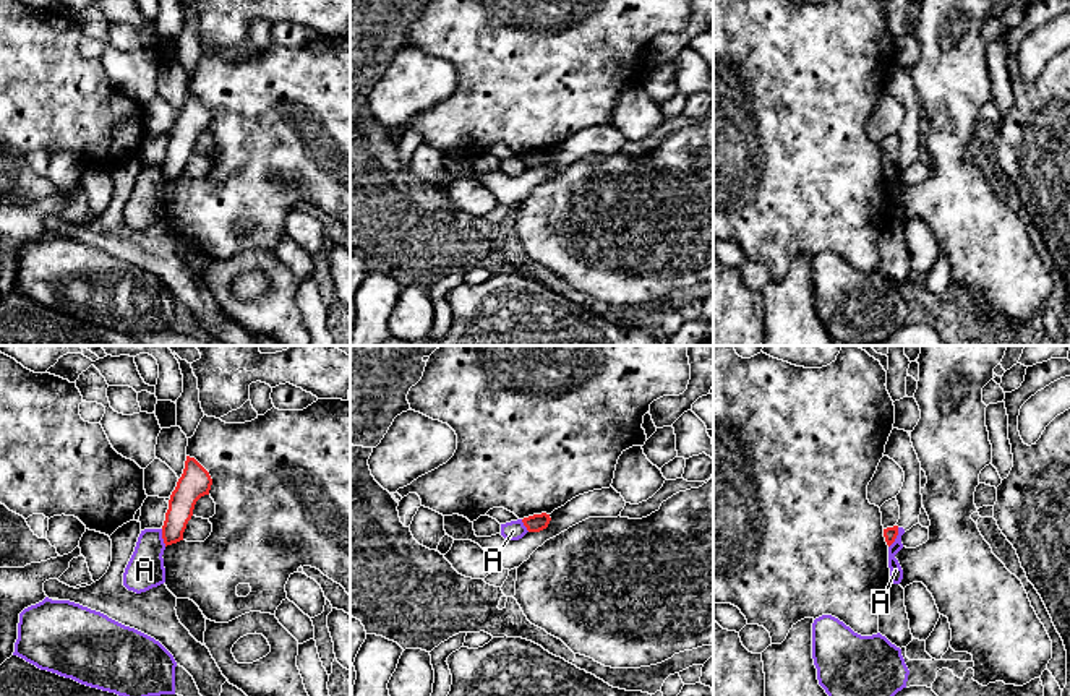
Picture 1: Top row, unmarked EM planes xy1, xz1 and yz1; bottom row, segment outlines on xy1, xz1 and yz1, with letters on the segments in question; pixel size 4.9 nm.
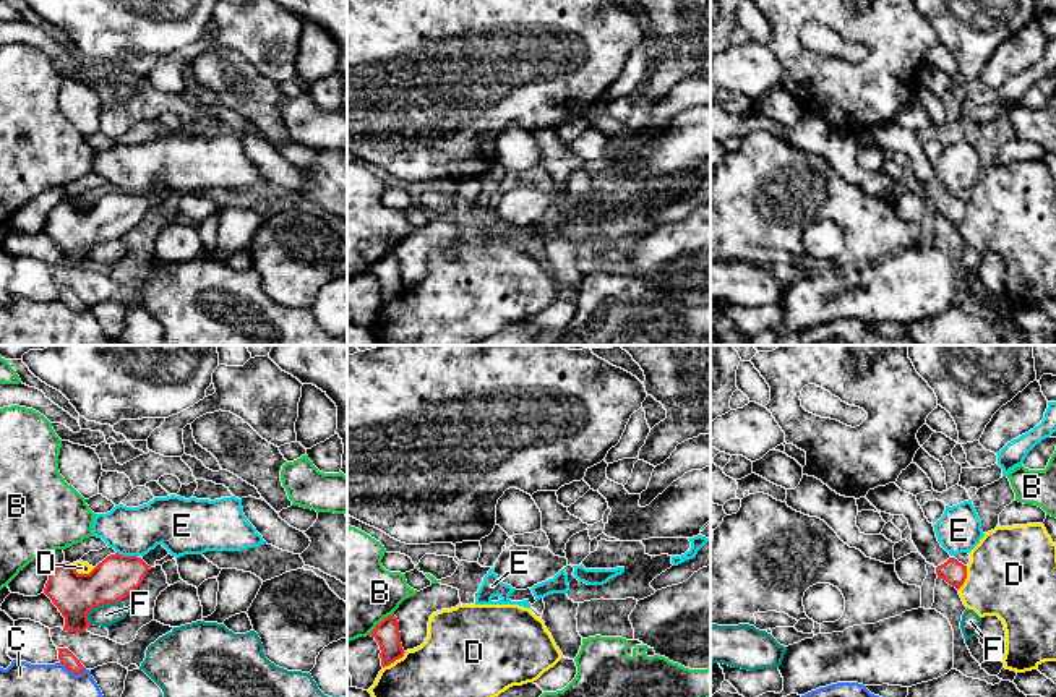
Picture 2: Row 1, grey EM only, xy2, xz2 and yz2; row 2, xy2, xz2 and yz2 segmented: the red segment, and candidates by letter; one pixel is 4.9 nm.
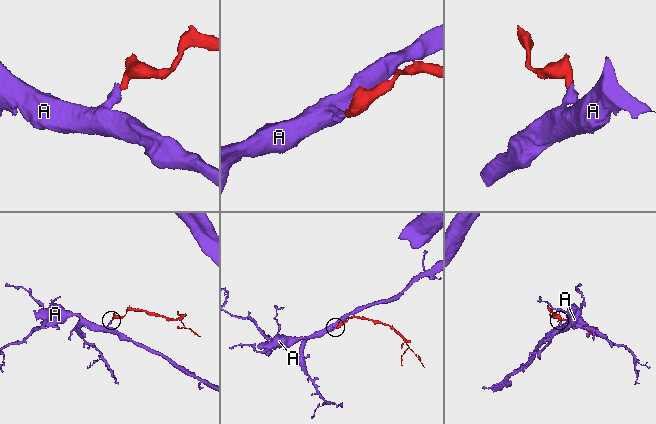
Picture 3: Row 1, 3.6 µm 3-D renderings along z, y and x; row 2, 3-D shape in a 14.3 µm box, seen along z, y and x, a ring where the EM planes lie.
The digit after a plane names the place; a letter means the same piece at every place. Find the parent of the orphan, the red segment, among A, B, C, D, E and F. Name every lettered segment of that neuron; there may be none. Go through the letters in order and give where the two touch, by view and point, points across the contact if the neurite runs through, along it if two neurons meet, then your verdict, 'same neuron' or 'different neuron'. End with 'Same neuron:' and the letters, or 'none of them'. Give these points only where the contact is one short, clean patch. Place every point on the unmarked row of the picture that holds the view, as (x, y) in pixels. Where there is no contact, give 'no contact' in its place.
A: yz1 (895, 174) | along yz1 (898, 164), (898, 171), (889, 184) | different neuron
B: xz2 (380, 260) | different neuron
C: xy2 (73, 308) | different neuron
D: xy2 (83, 211) | different neuron
E: xy2 (127, 193) | different neuron
F: xy2 (101, 242) | different neuron
Same neuron: none of them

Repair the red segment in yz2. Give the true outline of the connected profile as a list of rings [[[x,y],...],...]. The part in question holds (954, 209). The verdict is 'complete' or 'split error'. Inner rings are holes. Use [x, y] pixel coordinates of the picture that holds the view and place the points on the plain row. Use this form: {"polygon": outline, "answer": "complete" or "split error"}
{"polygon": [[[895,120],[869,126],[866,136],[881,149],[904,152],[912,167],[912,178],[926,199],[936,204],[938,216],[957,227],[967,216],[967,203],[952,195],[938,178],[933,160],[928,159],[916,133],[902,128]]], "answer": "split error"}

